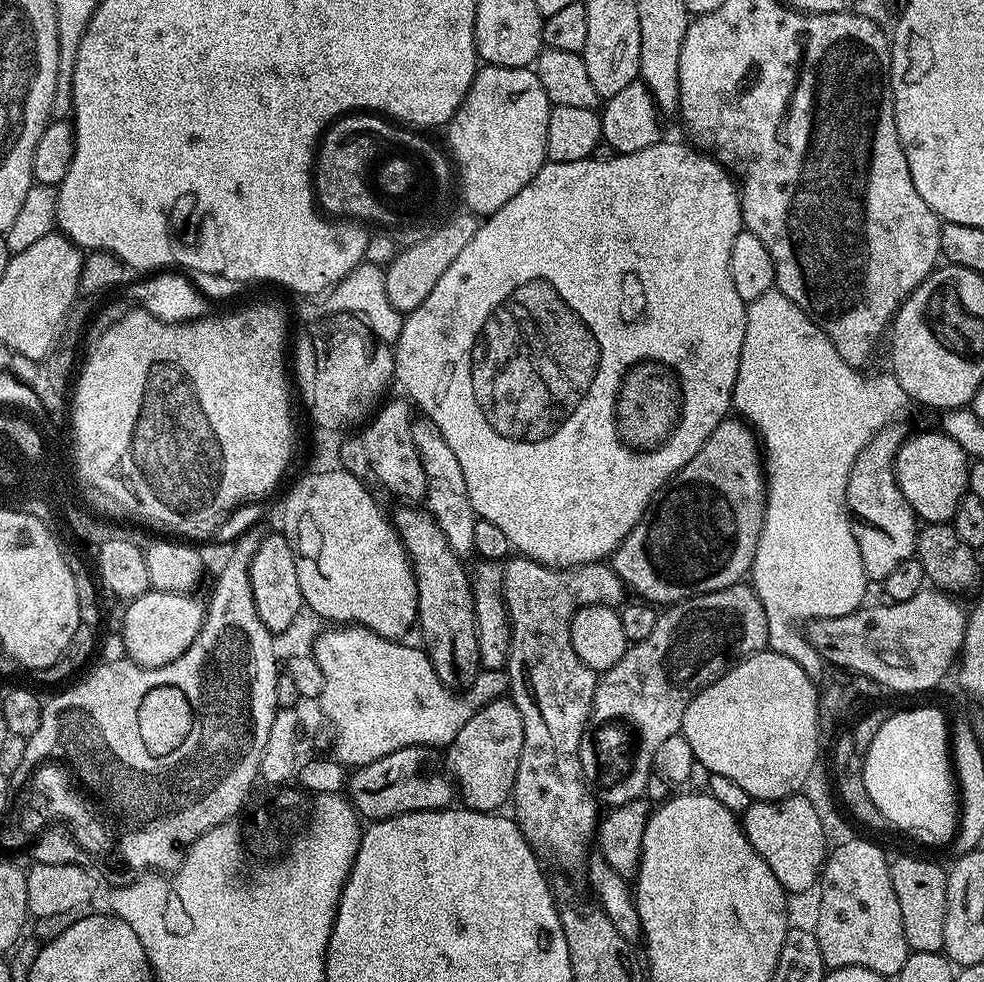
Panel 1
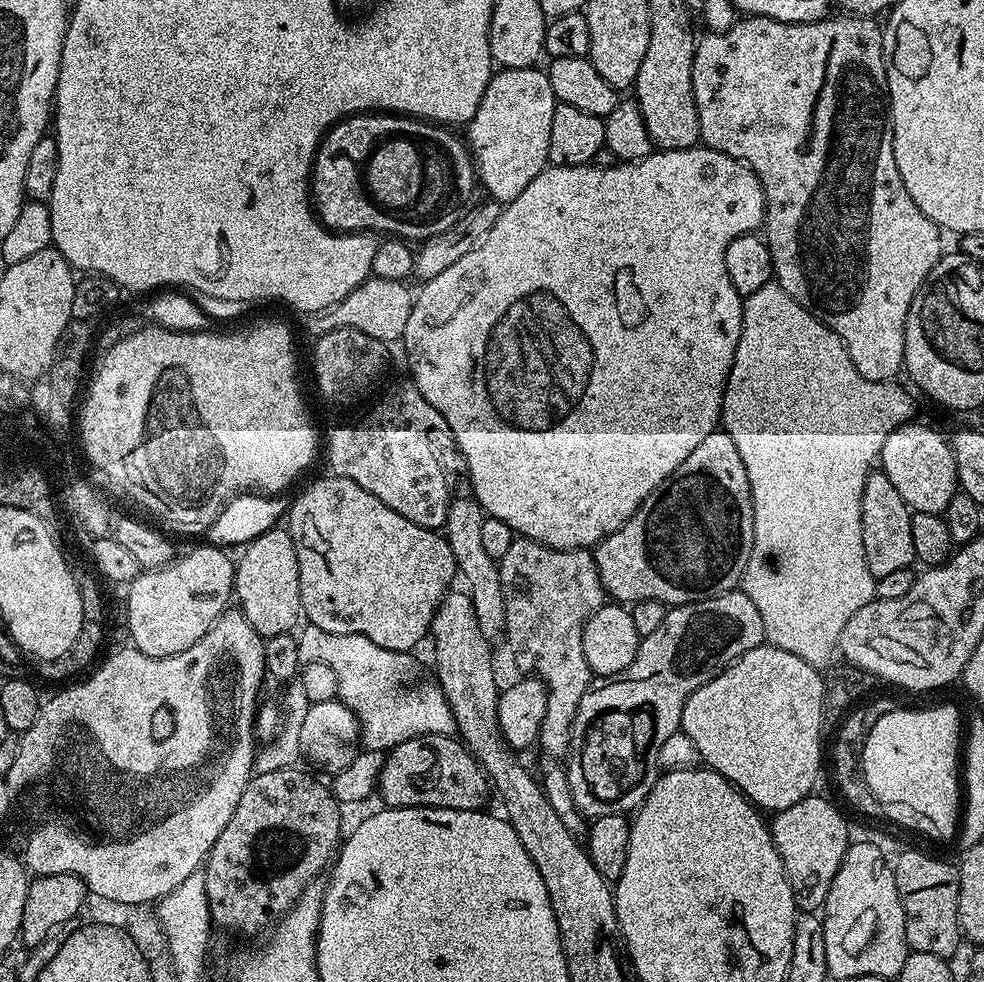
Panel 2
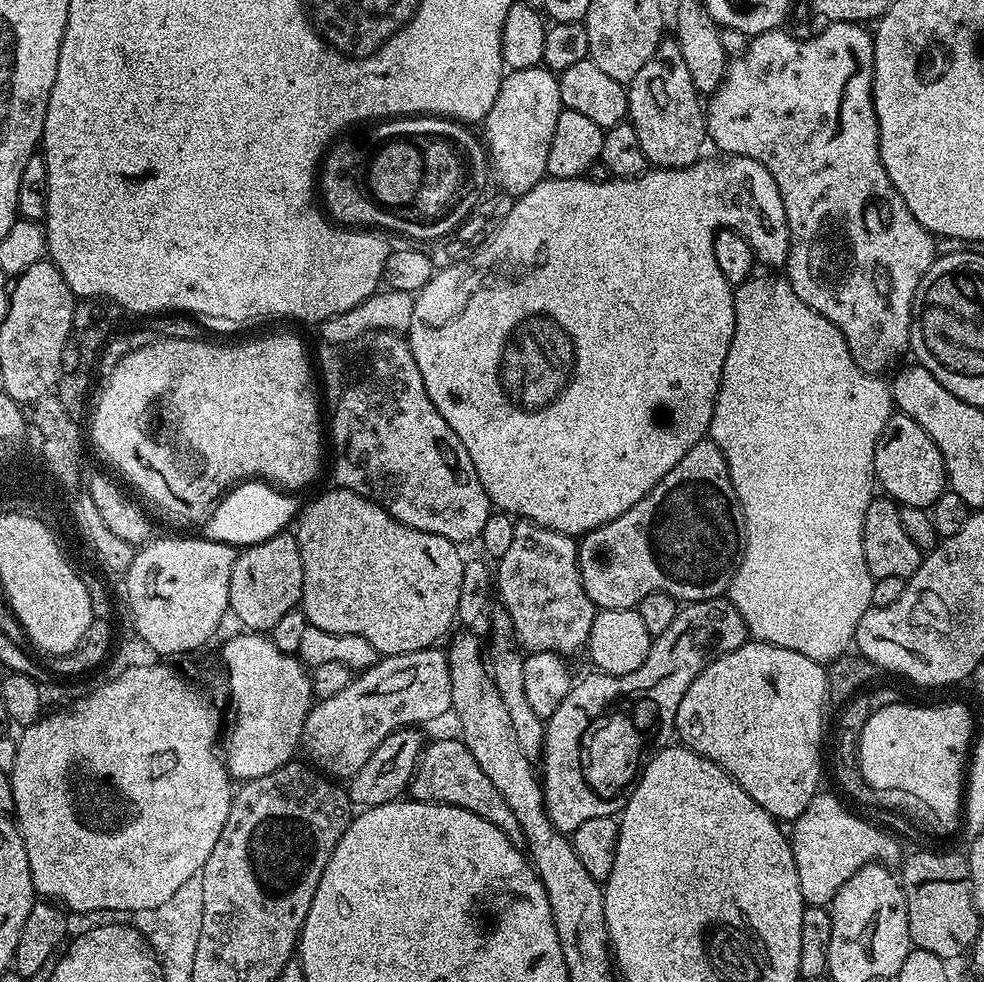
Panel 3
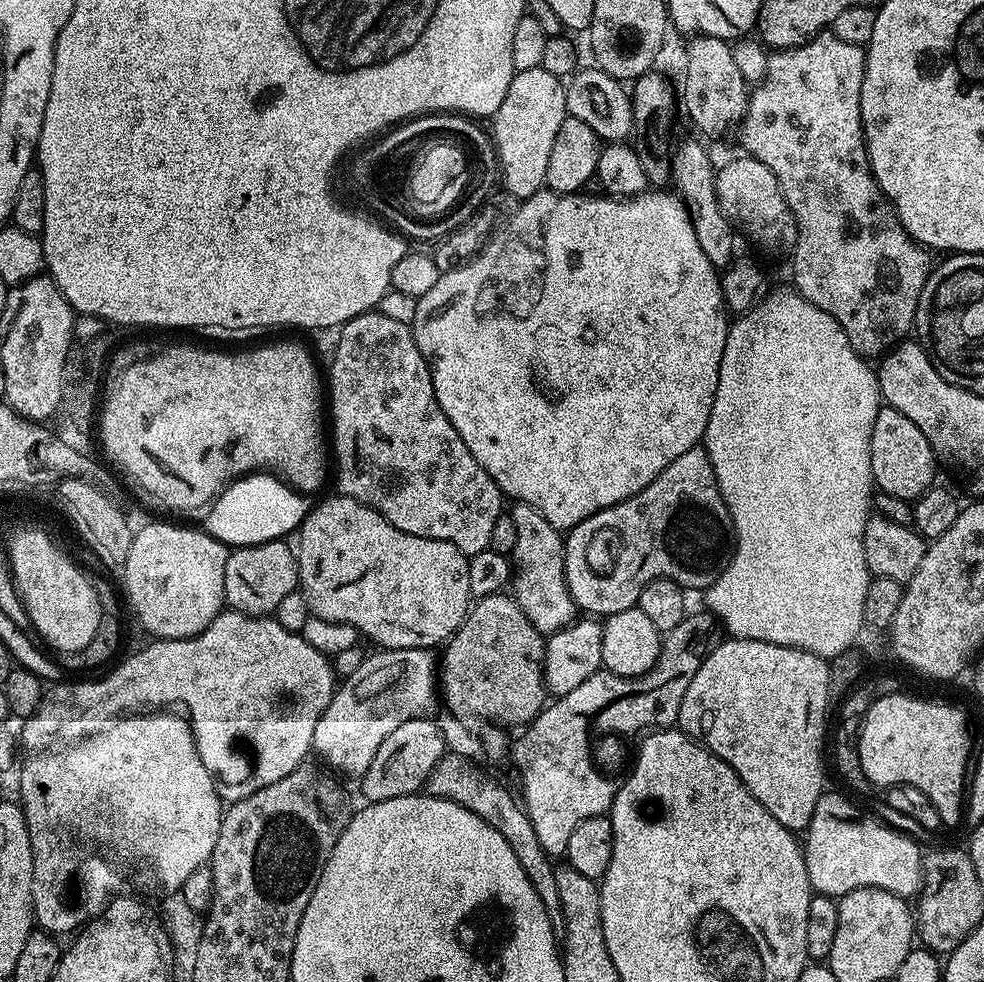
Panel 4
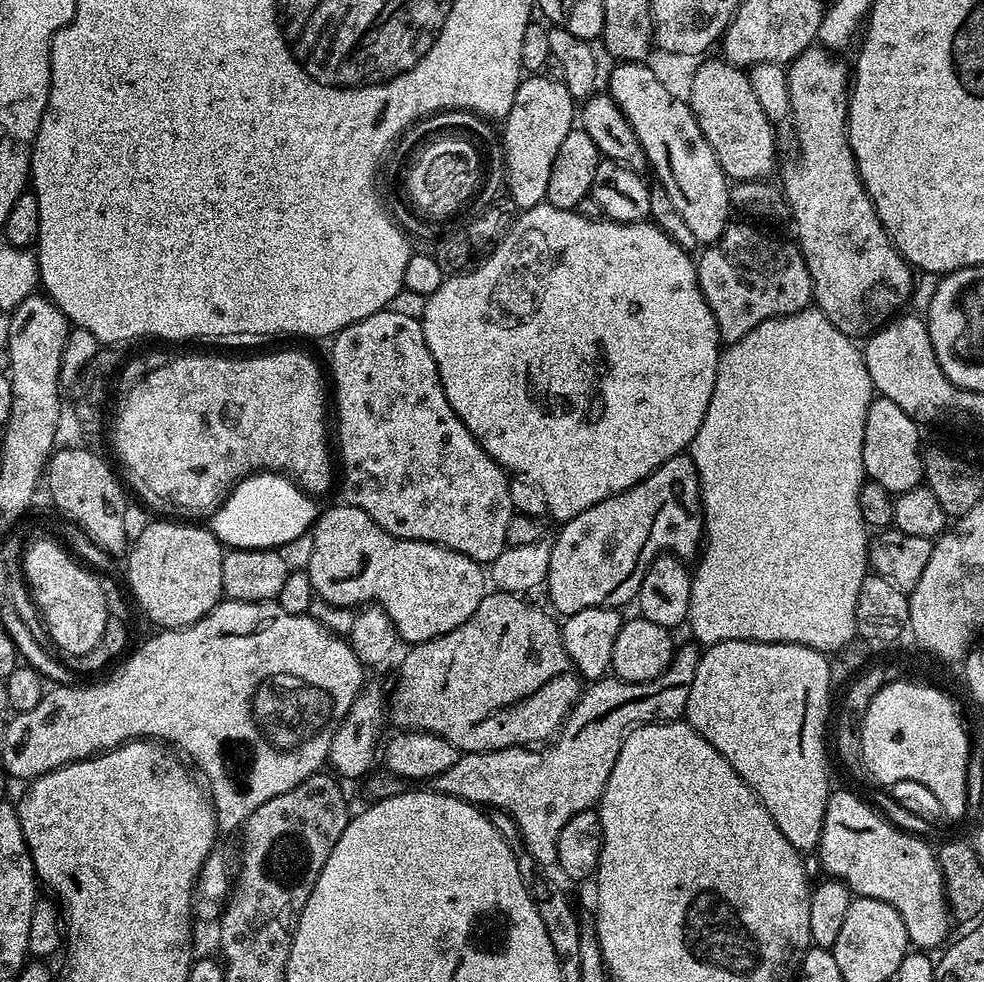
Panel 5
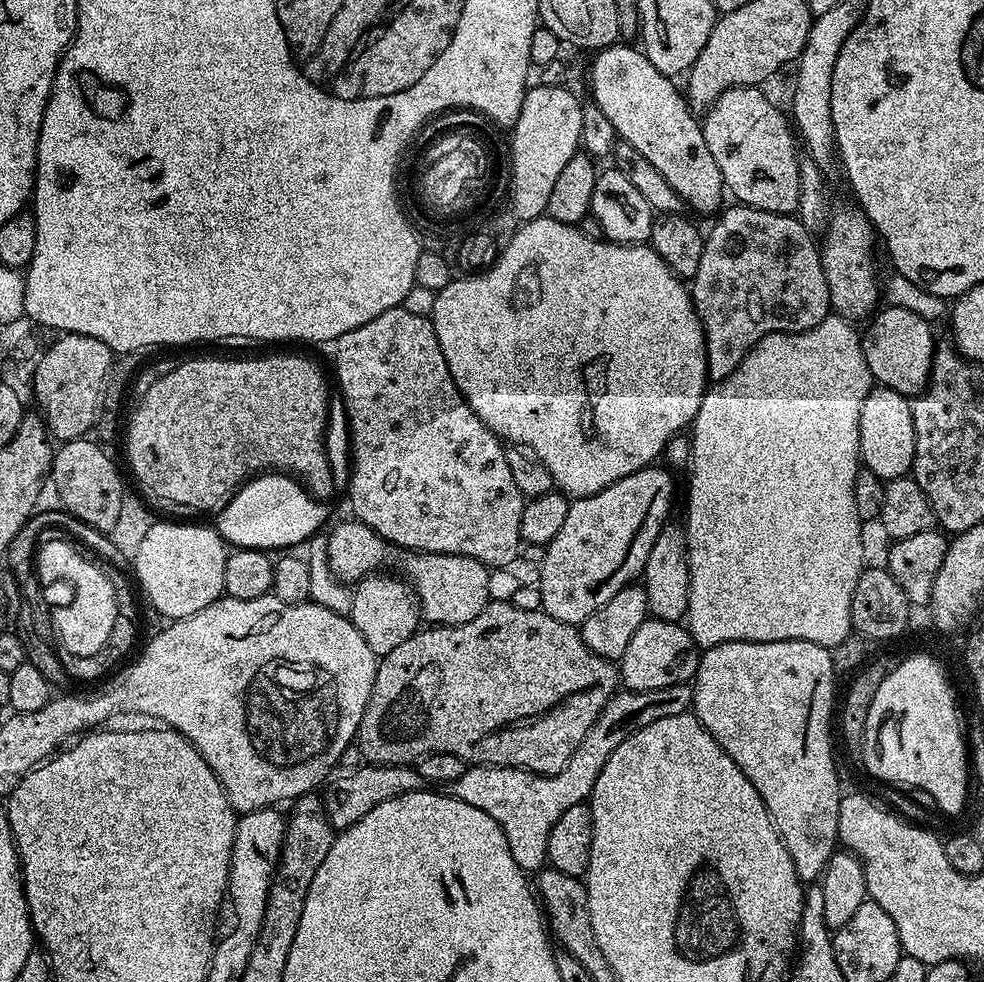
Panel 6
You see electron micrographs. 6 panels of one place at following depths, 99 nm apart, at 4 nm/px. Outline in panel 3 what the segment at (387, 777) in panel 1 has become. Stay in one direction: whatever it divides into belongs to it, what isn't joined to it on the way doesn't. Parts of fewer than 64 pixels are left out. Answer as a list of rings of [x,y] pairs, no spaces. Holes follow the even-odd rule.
[[[463,739],[436,740],[425,743],[422,755],[416,764],[416,772],[412,775],[410,785],[411,799],[421,800],[427,804],[449,804],[462,810],[470,810],[470,814],[478,814],[478,818],[486,818],[494,826],[498,826],[510,838],[510,842],[520,846],[524,843],[522,826],[518,826],[518,818],[514,818],[514,810],[510,810],[506,798],[482,774],[482,766],[474,762],[474,754],[465,746]]]

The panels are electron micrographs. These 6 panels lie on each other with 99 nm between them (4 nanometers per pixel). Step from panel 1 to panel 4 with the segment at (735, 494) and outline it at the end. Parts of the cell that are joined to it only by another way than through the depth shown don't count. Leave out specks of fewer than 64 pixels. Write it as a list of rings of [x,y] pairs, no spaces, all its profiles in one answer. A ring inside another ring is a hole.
[[[702,446],[686,450],[650,486],[630,499],[610,506],[574,526],[564,542],[568,589],[581,613],[607,618],[637,607],[642,590],[658,578],[673,580],[685,590],[706,590],[718,579],[734,551],[732,515],[720,493],[708,452]]]

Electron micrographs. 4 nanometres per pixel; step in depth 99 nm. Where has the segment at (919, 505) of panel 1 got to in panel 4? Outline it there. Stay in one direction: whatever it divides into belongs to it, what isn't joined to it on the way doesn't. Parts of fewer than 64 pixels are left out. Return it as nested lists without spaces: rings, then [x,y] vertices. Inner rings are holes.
[[[887,406],[881,407],[872,431],[872,478],[875,487],[885,496],[897,496],[915,502],[933,487],[935,480],[932,479],[936,476],[936,464],[938,465],[938,457],[933,452],[932,444],[926,438],[926,434],[922,434],[922,430],[914,426],[914,422],[906,418],[906,414],[898,414],[898,410]]]

